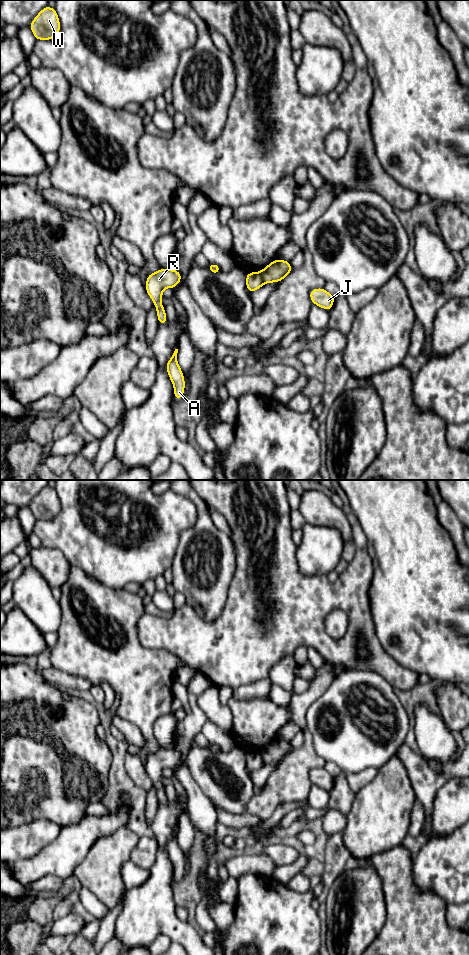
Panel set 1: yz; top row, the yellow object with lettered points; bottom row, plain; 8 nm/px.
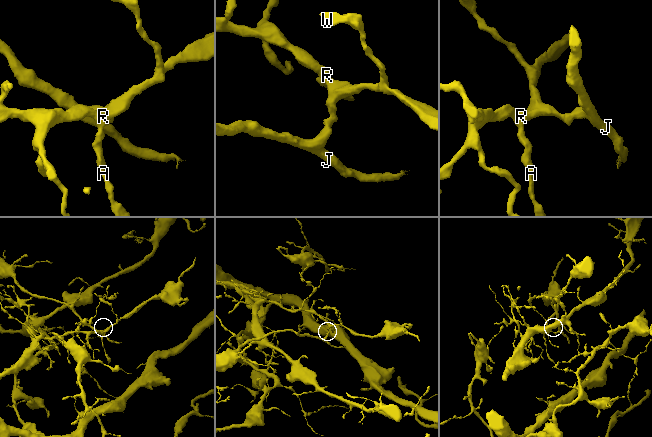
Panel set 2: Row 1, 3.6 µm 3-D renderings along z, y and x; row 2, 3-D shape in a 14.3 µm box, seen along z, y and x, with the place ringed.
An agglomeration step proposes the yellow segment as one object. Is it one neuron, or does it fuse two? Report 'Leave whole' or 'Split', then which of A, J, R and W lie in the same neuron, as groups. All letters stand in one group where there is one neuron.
Split. Groups: A R W / J

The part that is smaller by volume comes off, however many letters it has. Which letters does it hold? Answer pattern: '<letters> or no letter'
J

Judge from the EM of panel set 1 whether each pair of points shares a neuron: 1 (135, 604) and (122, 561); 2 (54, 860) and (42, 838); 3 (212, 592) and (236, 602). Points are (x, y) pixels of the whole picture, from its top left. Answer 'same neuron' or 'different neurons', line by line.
1: different neurons
2: different neurons
3: different neurons

